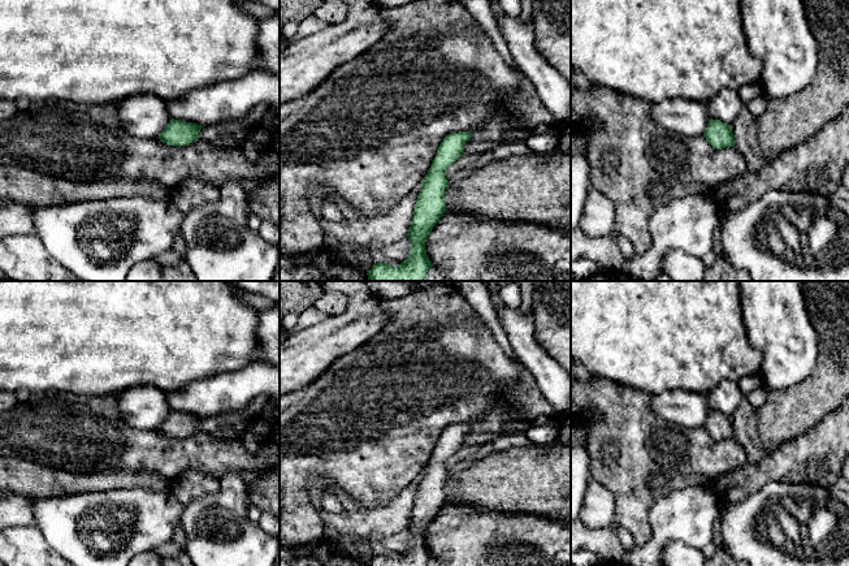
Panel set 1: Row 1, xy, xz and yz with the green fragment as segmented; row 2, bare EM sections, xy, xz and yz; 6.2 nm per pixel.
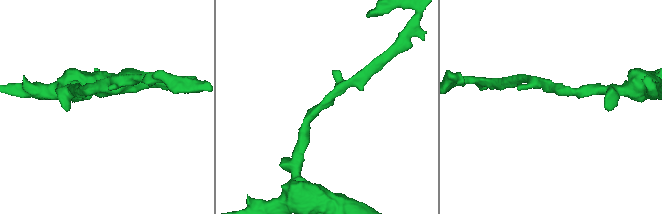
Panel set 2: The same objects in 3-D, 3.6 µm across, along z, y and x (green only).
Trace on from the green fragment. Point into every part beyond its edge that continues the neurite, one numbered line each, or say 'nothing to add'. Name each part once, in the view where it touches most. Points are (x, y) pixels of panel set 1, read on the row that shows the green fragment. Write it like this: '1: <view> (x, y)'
nothing to add

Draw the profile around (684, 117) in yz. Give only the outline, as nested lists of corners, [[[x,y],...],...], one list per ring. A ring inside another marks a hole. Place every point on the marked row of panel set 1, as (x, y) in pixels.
[[[681,98],[651,104],[650,115],[658,126],[685,139],[703,135],[711,120],[706,103]]]

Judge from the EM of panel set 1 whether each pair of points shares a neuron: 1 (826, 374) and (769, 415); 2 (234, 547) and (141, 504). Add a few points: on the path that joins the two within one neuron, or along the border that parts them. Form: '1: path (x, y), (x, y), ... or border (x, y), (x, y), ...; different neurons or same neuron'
1: path (811, 388), (783, 415); same neuron
2: border (185, 505), (181, 513), (180, 527); different neurons

